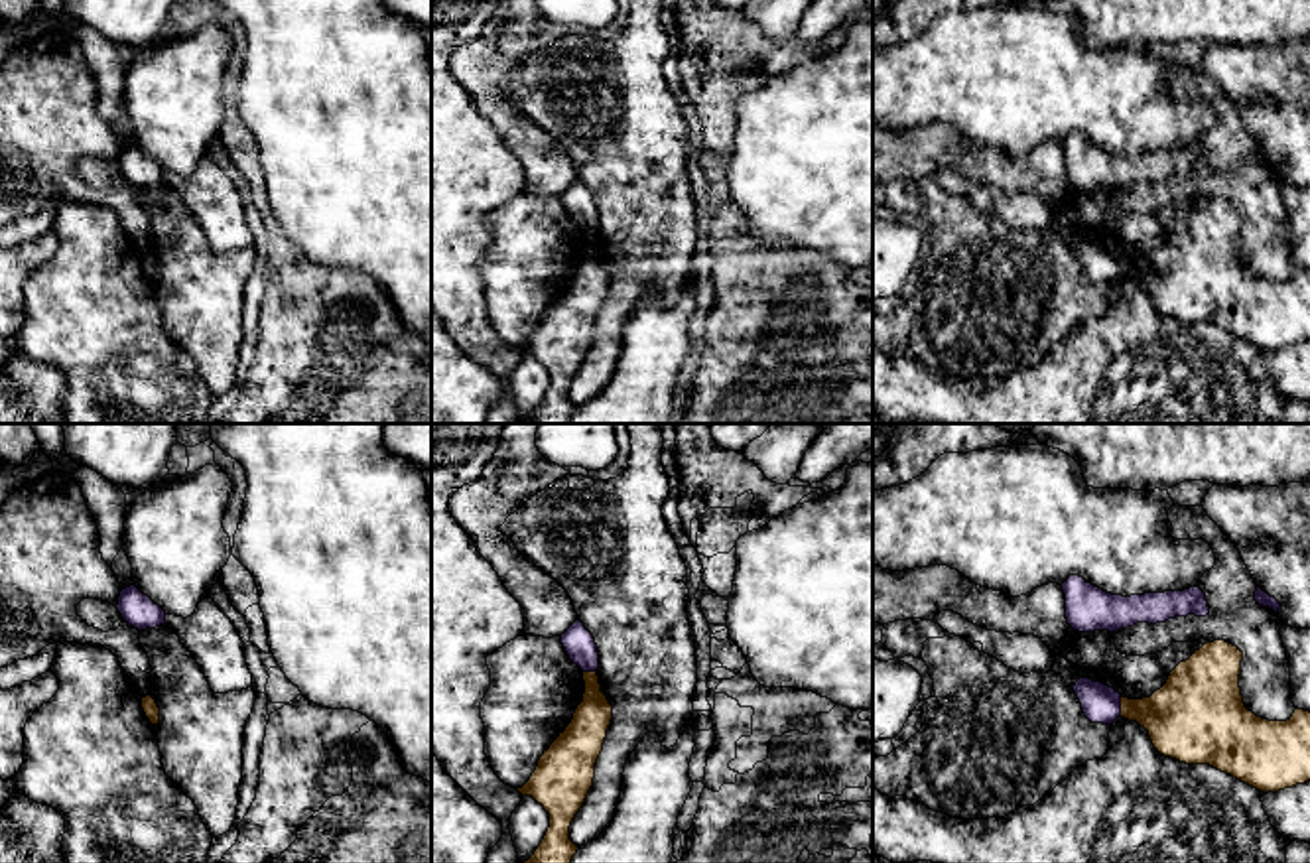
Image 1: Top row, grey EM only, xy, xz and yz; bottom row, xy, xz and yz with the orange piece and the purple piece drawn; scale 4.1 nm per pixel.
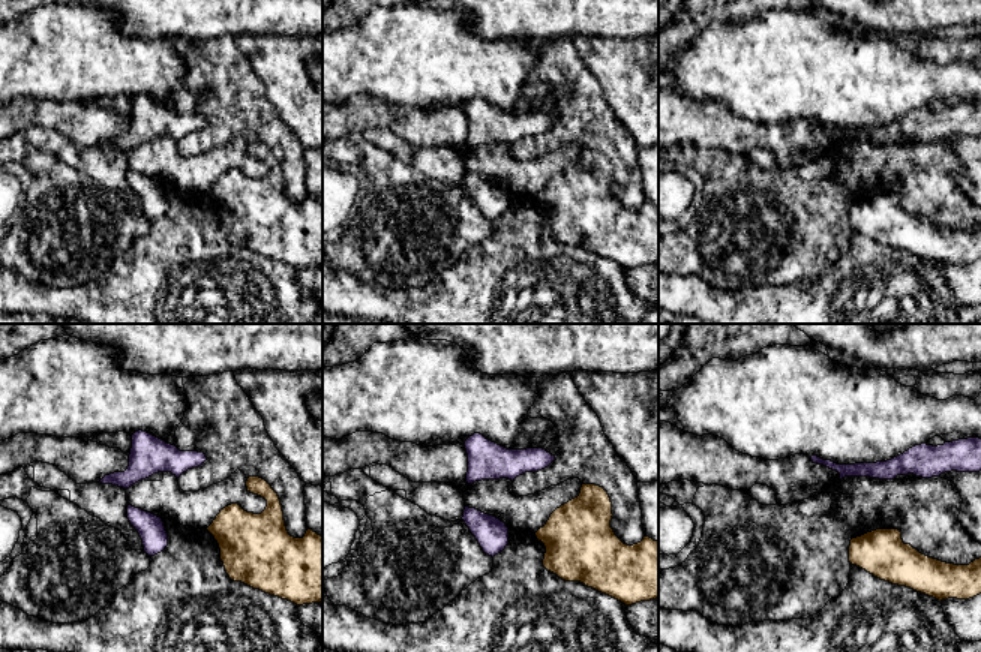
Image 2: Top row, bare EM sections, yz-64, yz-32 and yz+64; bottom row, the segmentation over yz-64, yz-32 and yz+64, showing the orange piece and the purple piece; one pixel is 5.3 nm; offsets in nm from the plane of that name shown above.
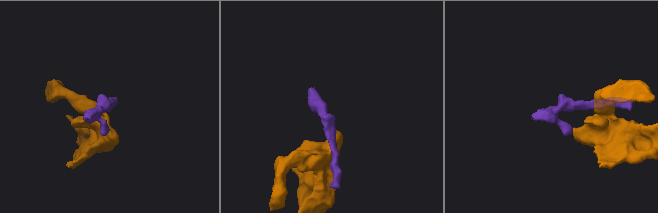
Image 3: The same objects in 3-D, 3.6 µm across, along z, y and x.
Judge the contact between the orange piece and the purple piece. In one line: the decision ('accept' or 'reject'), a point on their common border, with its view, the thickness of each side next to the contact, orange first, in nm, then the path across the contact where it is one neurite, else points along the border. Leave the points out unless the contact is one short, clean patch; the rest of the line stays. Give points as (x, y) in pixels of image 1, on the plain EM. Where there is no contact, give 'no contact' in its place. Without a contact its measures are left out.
reject; contact yz (1121, 265); calibres 300 and 160 nm; border yz (1119, 255), (1121, 272)

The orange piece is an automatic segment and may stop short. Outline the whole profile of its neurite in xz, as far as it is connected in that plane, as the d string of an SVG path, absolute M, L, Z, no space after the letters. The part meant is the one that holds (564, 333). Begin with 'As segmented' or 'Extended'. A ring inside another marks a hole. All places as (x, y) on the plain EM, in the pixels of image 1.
As segmented. M583 231L583 240L583 260L571 282L544 309L530 339L516 347L522 355L532 355L550 372L550 386L542 402L520 424L571 424L579 408L569 398L569 384L593 345L595 321L613 278L613 264L601 250L597 231Z

